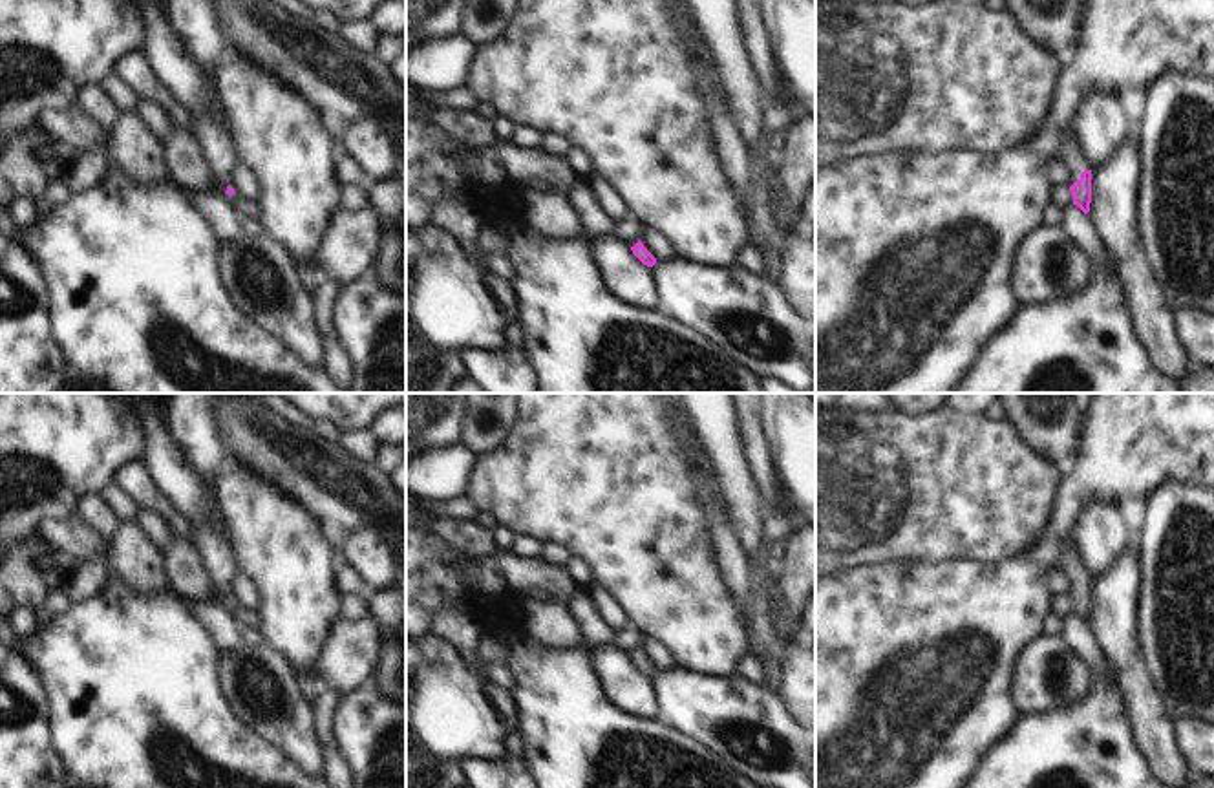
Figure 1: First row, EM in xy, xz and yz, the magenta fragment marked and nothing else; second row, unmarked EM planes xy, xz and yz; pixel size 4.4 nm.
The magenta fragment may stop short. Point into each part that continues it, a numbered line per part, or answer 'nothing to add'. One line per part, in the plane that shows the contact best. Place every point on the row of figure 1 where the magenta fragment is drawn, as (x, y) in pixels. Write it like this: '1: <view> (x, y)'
1: yz (1072, 156)

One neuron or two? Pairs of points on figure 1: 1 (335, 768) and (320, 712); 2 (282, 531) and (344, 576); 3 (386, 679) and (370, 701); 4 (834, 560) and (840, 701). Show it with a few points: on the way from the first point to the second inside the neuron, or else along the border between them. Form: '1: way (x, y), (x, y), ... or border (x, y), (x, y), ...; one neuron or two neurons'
1: way (330, 754), (322, 726); one neuron
2: border (333, 549), (333, 587), (340, 595); two neurons
3: border (372, 682), (386, 697); two neurons
4: border (876, 564), (841, 567), (834, 573); two neurons

